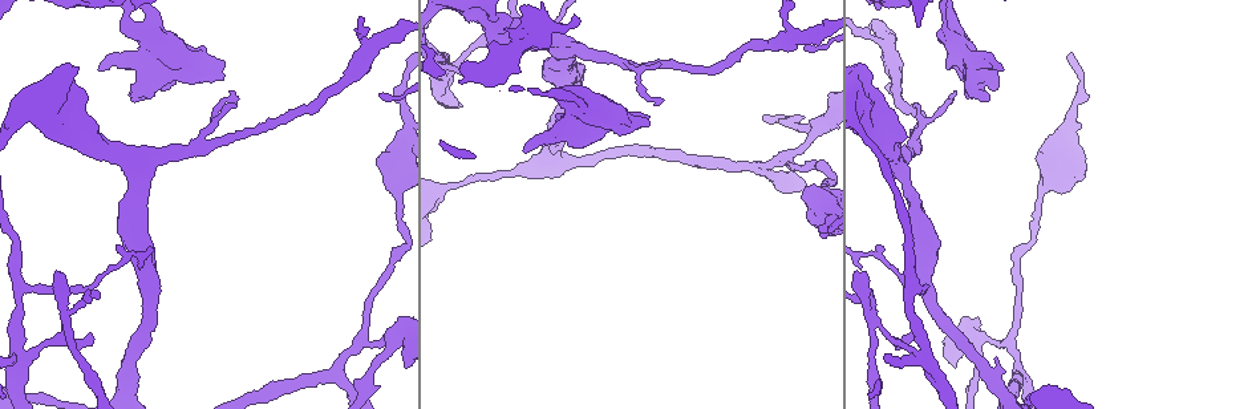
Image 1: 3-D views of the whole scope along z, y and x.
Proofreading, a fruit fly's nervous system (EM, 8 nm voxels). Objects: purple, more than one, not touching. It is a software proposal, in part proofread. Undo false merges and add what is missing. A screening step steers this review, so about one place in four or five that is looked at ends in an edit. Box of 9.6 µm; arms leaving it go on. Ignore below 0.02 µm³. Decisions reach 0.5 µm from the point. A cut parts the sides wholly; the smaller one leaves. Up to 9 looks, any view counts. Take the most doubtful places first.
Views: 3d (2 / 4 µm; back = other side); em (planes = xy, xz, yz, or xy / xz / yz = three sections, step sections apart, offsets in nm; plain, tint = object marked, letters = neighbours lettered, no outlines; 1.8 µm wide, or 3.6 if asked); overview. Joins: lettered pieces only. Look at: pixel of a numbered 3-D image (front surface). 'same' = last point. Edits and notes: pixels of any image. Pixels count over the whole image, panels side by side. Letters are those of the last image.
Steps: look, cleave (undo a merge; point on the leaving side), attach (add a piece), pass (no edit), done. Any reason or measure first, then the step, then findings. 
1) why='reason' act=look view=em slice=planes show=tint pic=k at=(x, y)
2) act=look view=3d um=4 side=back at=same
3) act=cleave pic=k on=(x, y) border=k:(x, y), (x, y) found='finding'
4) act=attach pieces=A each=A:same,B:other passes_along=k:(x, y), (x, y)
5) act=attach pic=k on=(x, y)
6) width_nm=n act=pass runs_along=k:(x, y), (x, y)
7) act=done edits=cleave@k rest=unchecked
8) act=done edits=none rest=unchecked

why='looks like a crossing' act=look view=3d um=2 pic=1 at=(874, 325)

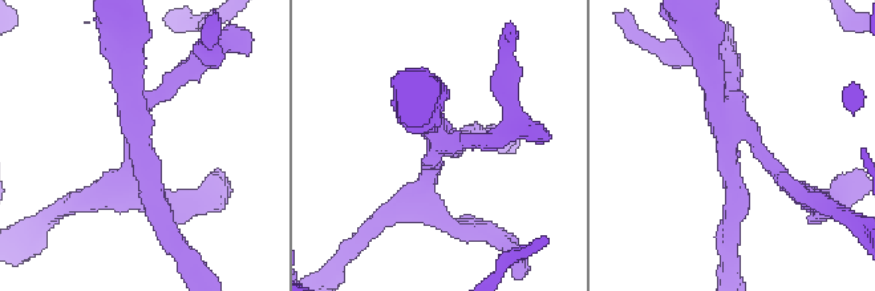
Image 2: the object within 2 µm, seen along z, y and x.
act=look view=em slice=planes show=letters pic=2 at=(434, 149)

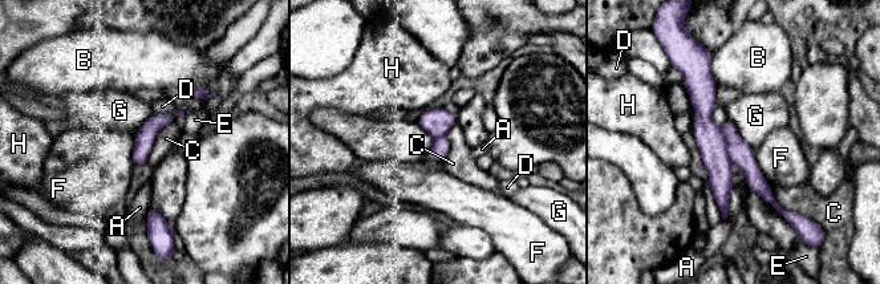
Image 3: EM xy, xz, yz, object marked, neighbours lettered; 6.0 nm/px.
act=cleave pic=3 on=(709, 138) each=A:other,B:other,C:other,D:other,E:other,F:other,G:other,H:other border=3:(720, 128), (726, 153), (733, 163) found='two neurons meet here'

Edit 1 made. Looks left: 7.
why='see it whole again' act=look view=overview

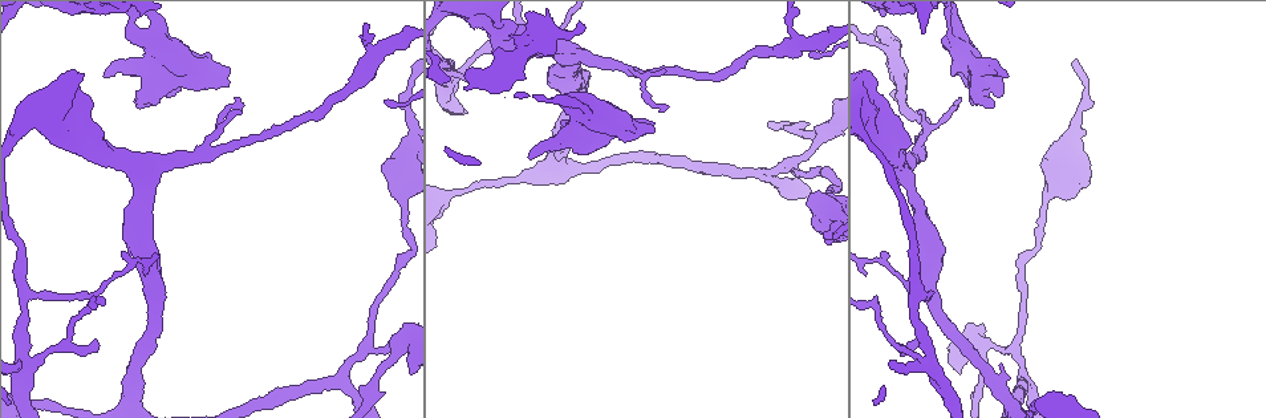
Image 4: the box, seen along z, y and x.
why='sudden change in width' act=look view=3d um=4 pic=4 at=(402, 175)

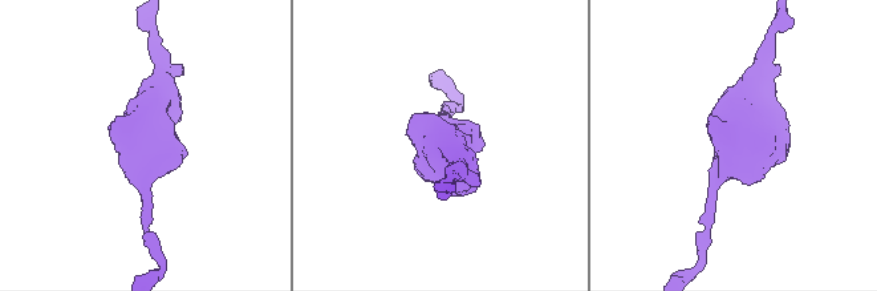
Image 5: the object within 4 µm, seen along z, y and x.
why='now the EM' act=look view=em um=3.6 slice=planes show=tint pic=5 at=(754, 145)

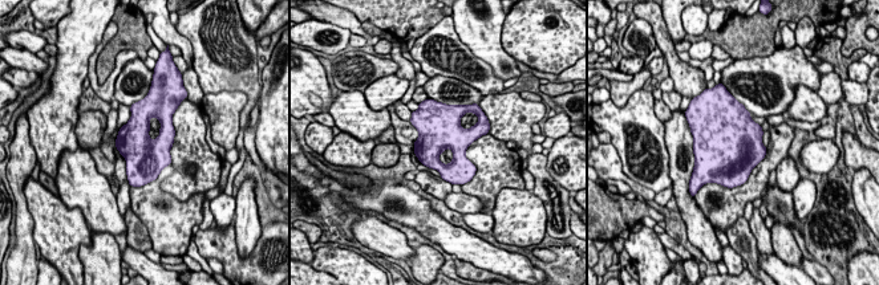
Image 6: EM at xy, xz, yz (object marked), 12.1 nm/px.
why='see the neighbours' act=look view=em um=3.6 slice=planes show=letters at=same

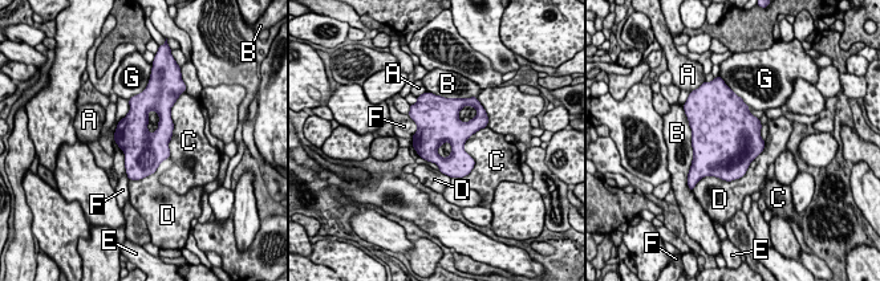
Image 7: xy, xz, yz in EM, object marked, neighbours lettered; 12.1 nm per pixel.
act=pass each=A:other,B:other,C:other,D:other,E:other,F:other,G:other border=7:(408, 115), (416, 125), (412, 138) found='continuous, no second neuron'

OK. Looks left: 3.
why='stops while still wide' act=look view=em slice=yz step=4 show=letters pic=4 at=(180, 89)

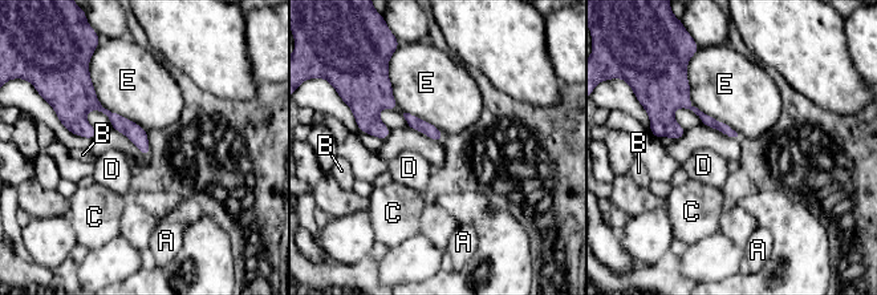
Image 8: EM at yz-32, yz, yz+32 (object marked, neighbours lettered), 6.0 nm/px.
act=look view=em slice=planes show=letters at=same

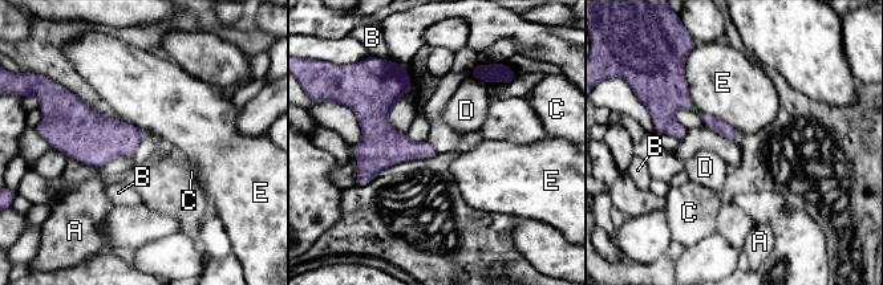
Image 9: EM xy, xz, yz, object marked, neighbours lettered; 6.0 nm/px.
longest_contact=E:280nm act=pass each=A:other,B:other,C:other,D:other,E:other runs_along=9:(404, 76), (376, 112), (365, 179) found='no lettered piece goes on from it'

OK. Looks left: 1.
act=done edits=cleave@3 rest=unchecked

